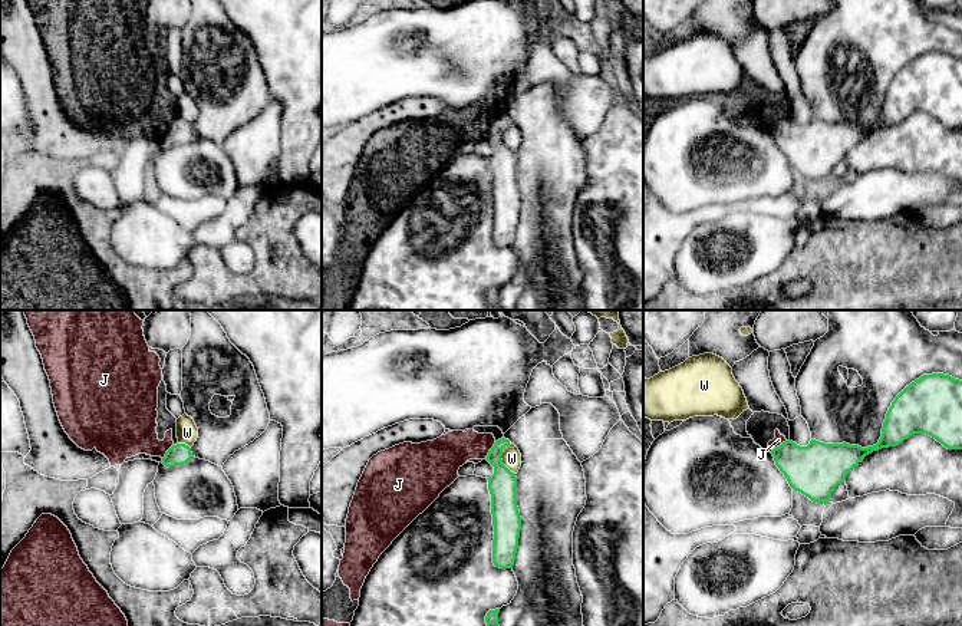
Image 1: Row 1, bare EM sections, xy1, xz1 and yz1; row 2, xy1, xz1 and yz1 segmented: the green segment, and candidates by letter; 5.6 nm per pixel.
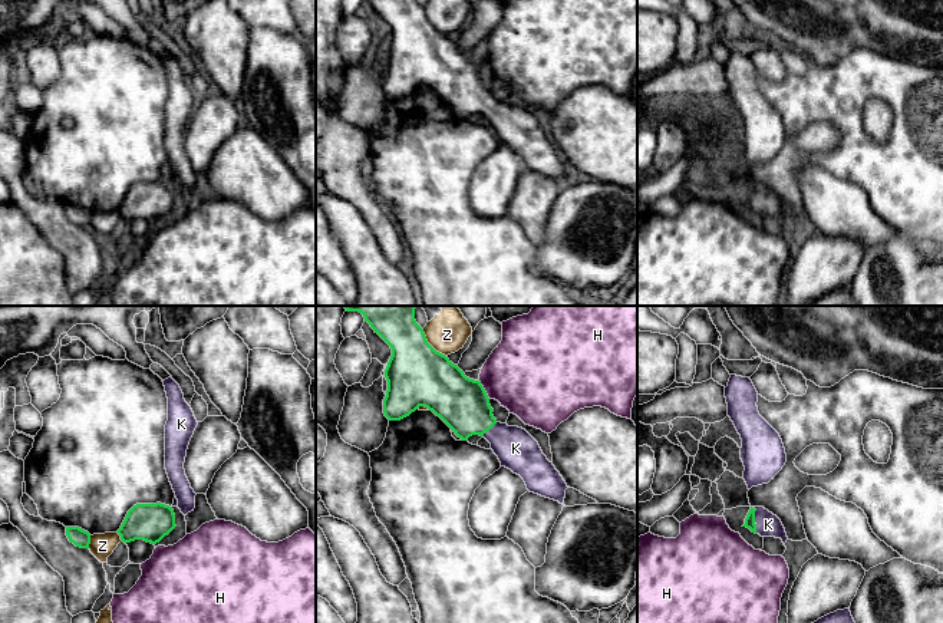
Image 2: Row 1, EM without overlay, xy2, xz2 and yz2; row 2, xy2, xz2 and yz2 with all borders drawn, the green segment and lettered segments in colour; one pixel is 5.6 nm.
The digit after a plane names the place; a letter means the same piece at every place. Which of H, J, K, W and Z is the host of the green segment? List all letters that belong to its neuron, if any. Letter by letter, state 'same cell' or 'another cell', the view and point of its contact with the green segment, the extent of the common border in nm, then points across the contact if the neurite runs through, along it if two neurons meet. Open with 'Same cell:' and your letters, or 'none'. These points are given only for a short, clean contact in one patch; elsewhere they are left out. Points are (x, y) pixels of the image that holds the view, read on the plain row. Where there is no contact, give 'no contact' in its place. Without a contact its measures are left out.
Same cell: K
H: another cell; meets green in xz2 at (484, 68); contact 120 nm long
J: another cell; meets green in xz1 at (490, 128); contact 120 nm long; border along xz1 (496, 119), (484, 137)
K: same cell; meets green in yz2 at (754, 198); contact 160 nm long; runs through yz2 (749, 200), (754, 198), (768, 203)
W: another cell; meets green in xz1 at (500, 137); contact 190 nm long; border along xz1 (508, 121), (503, 128), (501, 139), (514, 152)
Z: another cell; meets green in xz2 at (429, 23); contact 200 nm long

